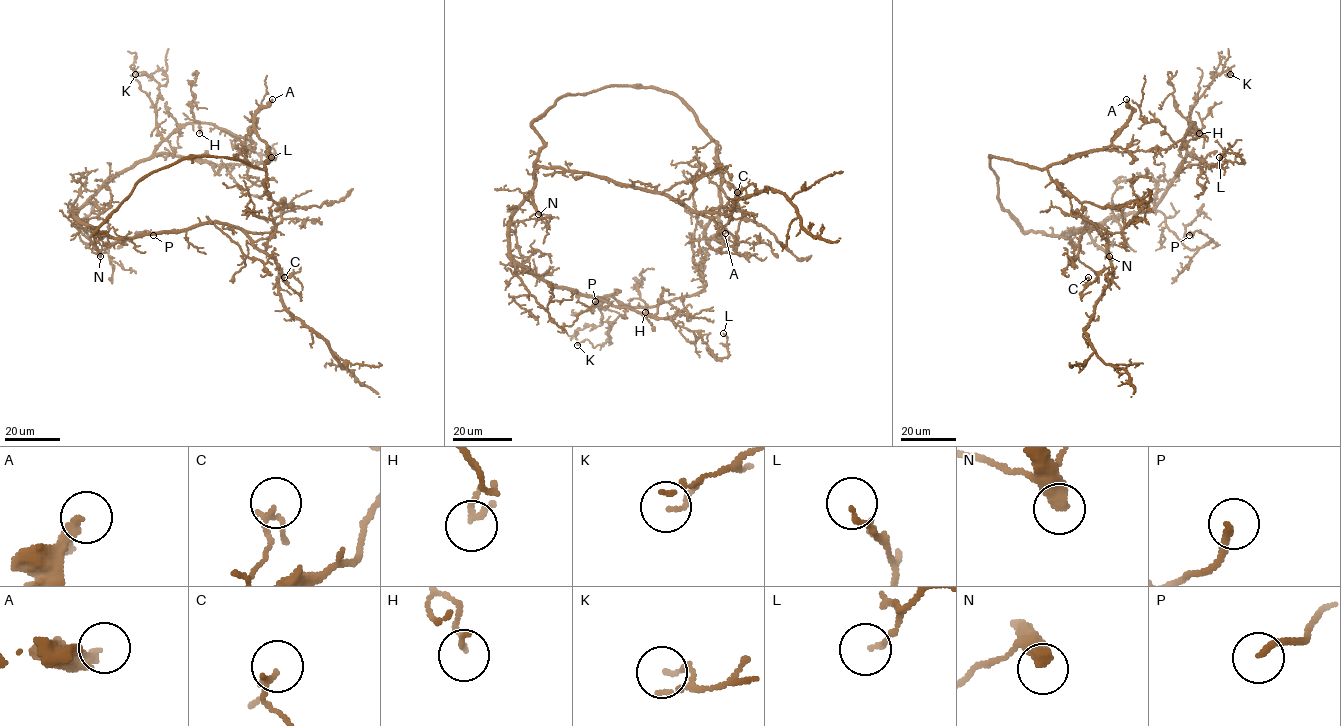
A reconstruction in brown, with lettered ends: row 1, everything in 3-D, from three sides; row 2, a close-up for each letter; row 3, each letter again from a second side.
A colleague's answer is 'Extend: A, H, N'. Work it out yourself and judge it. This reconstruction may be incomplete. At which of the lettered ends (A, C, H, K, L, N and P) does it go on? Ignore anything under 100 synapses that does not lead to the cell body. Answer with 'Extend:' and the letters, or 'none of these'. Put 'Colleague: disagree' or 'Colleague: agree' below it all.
Extend: A, H, N
Colleague: agree

